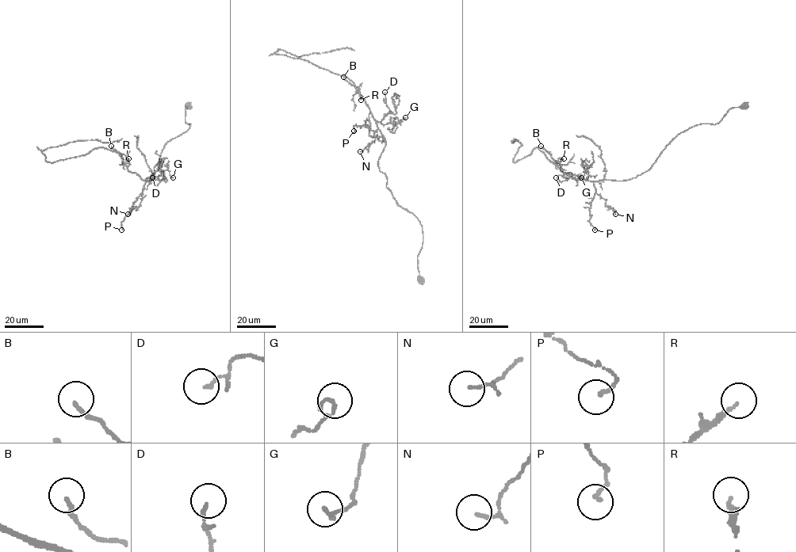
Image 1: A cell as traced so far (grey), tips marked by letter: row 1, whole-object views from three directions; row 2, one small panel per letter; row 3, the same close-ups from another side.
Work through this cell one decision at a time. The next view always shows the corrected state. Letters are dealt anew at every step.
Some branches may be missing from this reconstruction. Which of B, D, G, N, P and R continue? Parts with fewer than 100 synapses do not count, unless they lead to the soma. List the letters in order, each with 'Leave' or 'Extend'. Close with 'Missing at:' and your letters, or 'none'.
B: Leave
D: Leave
G: Leave
N: Leave
P: Leave
R: Leave
Missing at: none

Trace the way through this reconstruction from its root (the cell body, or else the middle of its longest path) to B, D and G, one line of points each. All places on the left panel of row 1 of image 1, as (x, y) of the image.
B: (188, 106), (189, 127), (165, 144), (154, 173), (146, 179), (152, 180), (130, 172), (125, 156), (111, 146)
D: (188, 106), (189, 127), (165, 144), (154, 173), (146, 179), (153, 180), (144, 180), (158, 180), (152, 177)
G: (188, 106), (189, 127), (165, 144), (154, 173), (146, 179), (153, 180), (144, 180), (159, 169), (173, 177)

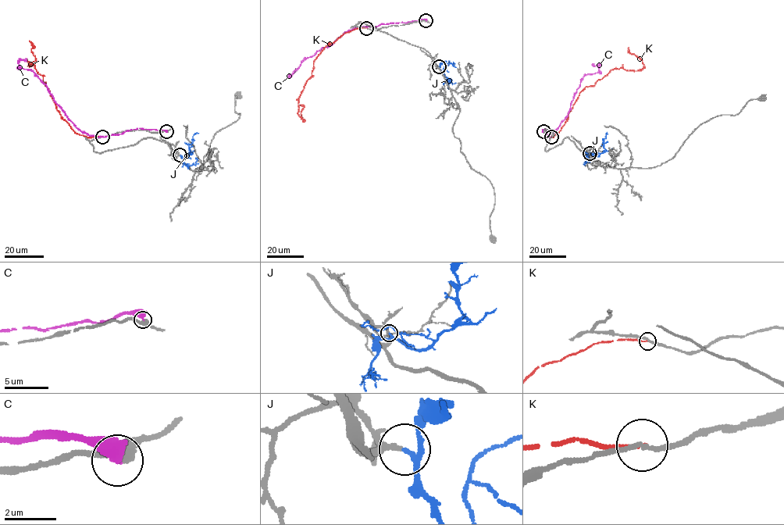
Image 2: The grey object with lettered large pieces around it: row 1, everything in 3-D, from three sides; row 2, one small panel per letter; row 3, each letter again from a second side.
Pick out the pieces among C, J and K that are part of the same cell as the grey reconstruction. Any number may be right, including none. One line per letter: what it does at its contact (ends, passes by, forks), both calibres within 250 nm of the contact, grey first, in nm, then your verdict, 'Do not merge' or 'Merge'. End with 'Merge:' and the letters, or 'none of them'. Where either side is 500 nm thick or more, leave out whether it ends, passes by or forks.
C: It passes by. Thickness 380 nm (grey) against 360 nm. Do not merge
J: It passes by. Thickness 200 nm (grey) against 160 nm. Merge
K: It ends there. Thickness 160 nm (grey) against 140 nm. Do not merge
Merge: J

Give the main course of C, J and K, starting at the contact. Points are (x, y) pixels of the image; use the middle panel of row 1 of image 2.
C: (425, 20), (353, 27), (329, 46), (306, 58), (290, 76), (295, 68)
J: (439, 66), (449, 80), (448, 83), (447, 80), (450, 80), (455, 83)
K: (366, 28), (343, 33), (325, 47), (298, 98), (297, 114), (305, 120), (301, 112), (304, 106), (298, 105)

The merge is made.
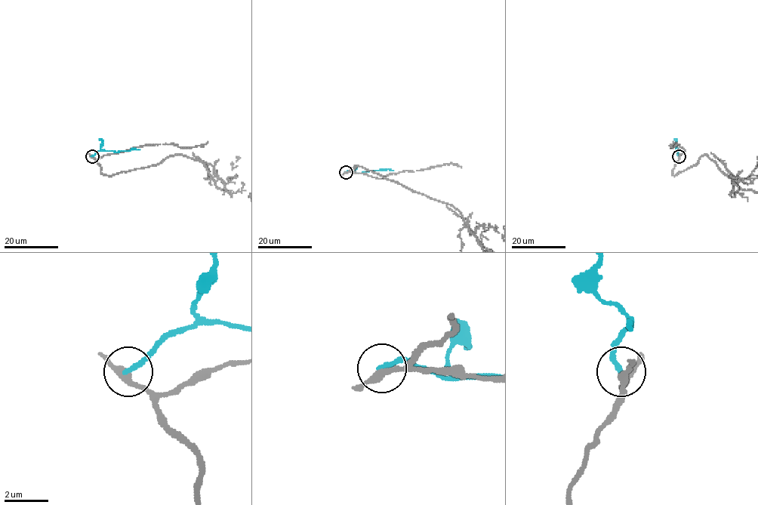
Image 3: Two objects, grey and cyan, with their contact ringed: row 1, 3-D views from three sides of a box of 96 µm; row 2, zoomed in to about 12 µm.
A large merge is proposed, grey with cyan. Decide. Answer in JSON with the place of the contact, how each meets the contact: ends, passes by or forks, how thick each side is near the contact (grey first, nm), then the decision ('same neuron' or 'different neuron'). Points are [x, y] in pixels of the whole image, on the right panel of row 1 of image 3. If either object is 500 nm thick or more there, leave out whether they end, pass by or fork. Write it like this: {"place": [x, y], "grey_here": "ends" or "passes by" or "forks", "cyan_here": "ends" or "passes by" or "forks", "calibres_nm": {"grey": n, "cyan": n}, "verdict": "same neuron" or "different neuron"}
{"place": [679, 156], "grey_here": "passes by", "cyan_here": "ends", "calibres_nm": {"grey": 280, "cyan": 240}, "verdict": "different neuron"}

